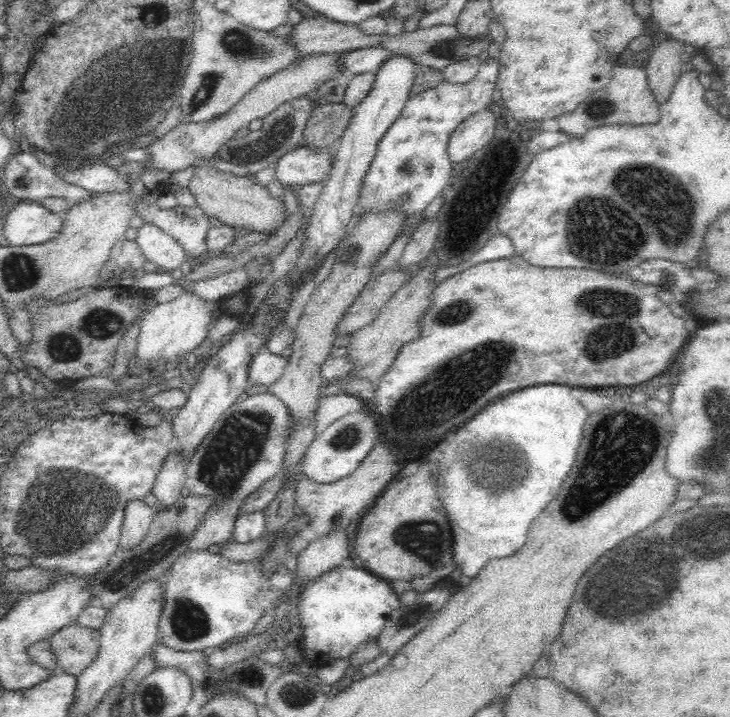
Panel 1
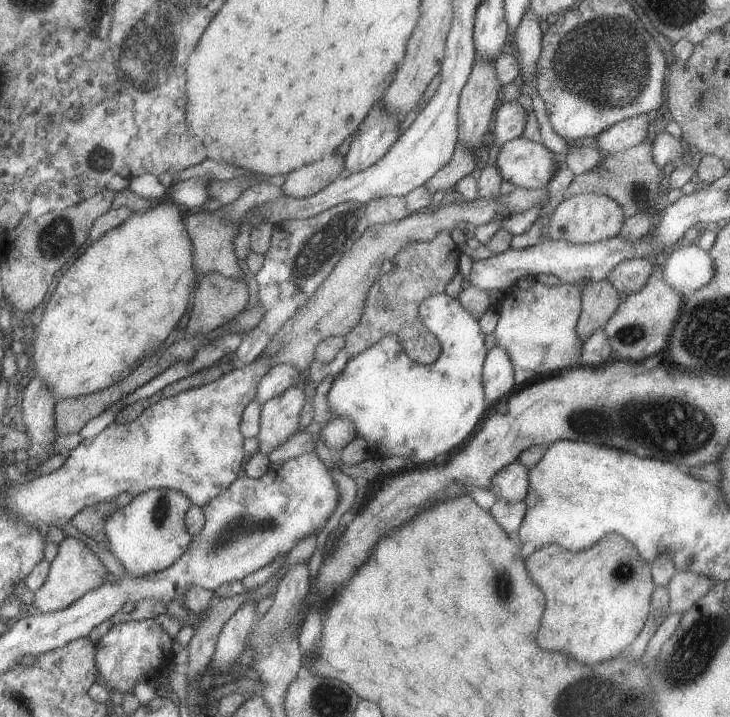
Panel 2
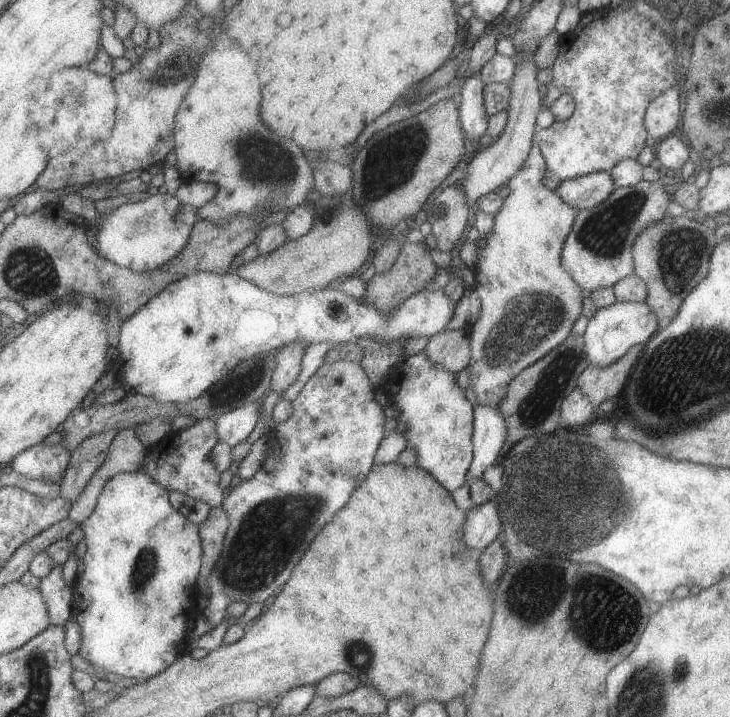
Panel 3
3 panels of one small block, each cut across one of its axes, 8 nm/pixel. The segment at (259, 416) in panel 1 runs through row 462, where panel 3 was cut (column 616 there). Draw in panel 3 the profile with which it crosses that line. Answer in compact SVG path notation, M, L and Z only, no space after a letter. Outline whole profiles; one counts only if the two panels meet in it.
M642 179L629 187L615 187L600 204L589 209L577 211L570 234L564 241L561 261L568 274L584 289L592 292L597 288L613 287L619 280L635 272L633 261L633 244L639 232L649 224L657 223L666 213L670 204L668 193L659 181Z

